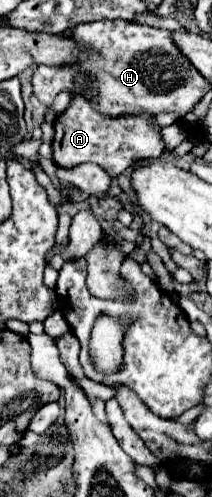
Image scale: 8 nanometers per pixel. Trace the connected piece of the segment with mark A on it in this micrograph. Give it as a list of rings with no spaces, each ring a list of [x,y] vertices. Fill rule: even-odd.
[[[81,95],[73,97],[67,111],[55,121],[53,161],[59,167],[75,167],[91,161],[103,167],[111,177],[117,177],[137,161],[161,157],[163,149],[161,129],[157,127],[153,115],[105,119],[103,115],[97,115],[97,111],[93,111],[93,103]]]

